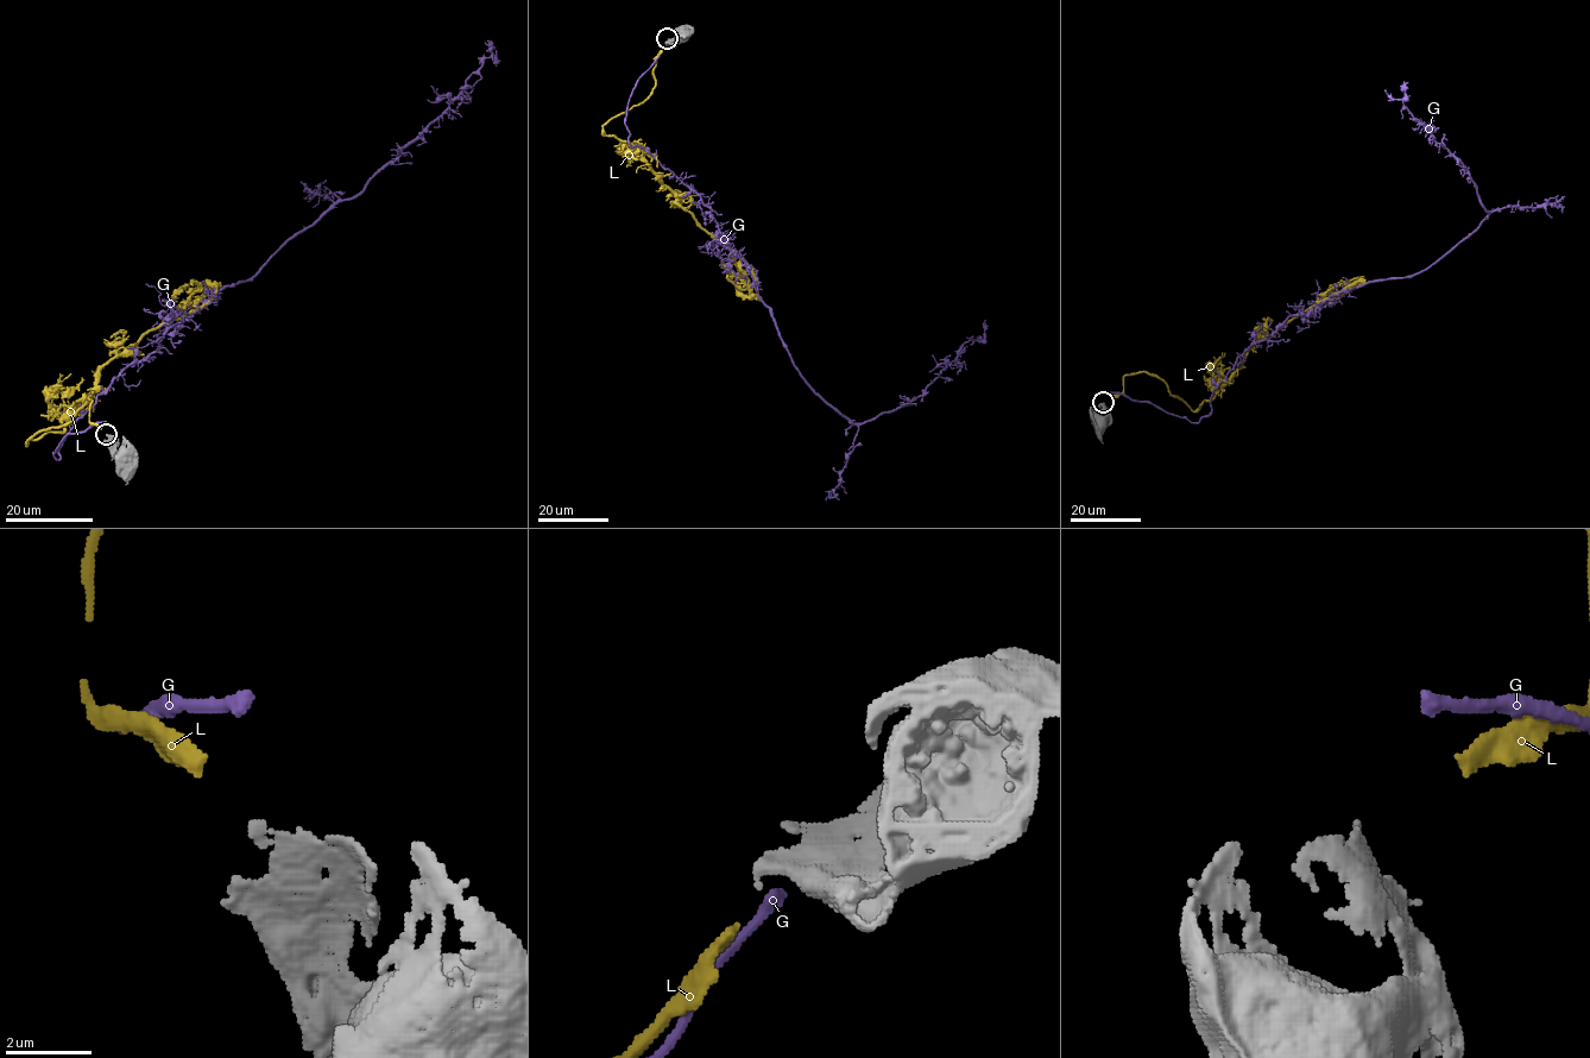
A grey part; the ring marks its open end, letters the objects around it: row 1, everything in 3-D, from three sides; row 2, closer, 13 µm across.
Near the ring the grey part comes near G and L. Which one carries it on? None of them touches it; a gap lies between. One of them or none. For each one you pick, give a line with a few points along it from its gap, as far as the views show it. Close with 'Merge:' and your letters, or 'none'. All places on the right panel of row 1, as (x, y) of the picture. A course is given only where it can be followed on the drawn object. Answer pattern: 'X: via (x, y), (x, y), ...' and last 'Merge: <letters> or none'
L: via (1111, 396), (1123, 392), (1124, 376), (1148, 372), (1196, 410), (1260, 338), (1350, 285), (1339, 284), (1317, 300)
Merge: L

